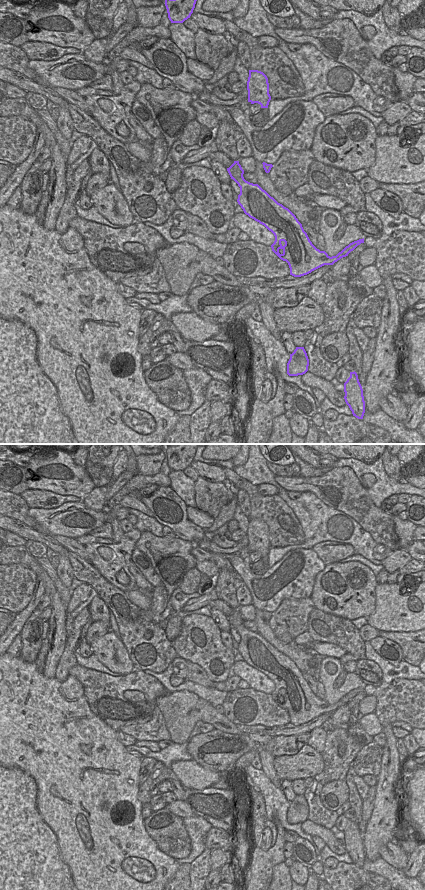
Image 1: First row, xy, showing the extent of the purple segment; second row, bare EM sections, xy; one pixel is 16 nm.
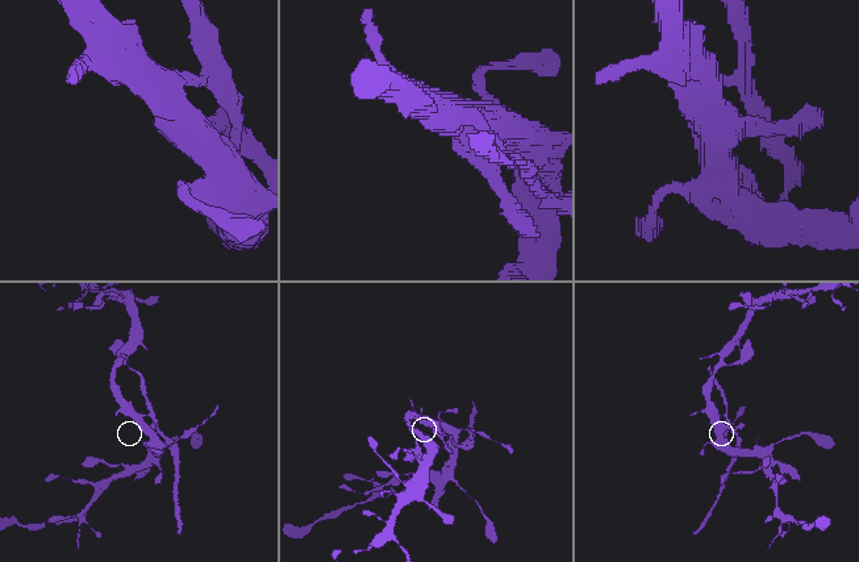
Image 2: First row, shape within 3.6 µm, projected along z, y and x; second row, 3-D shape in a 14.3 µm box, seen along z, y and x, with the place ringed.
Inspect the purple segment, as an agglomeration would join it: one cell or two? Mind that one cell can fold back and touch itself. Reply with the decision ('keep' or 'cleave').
cleave

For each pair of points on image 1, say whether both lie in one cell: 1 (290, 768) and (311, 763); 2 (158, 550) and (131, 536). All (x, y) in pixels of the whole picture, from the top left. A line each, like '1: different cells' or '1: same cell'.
1: same cell
2: different cells

